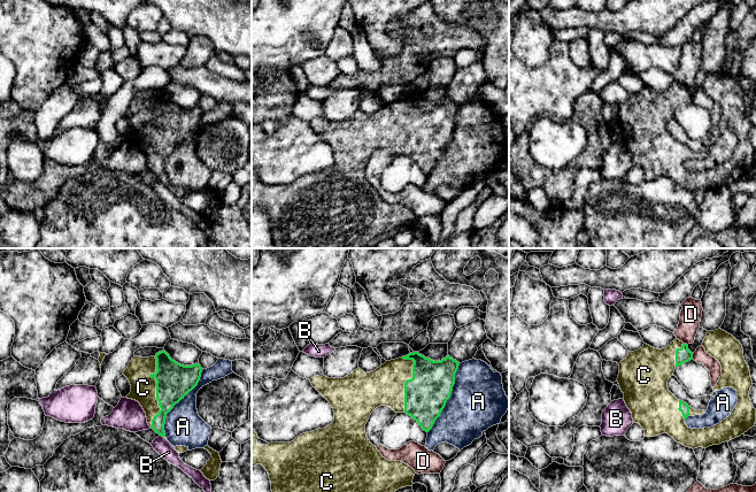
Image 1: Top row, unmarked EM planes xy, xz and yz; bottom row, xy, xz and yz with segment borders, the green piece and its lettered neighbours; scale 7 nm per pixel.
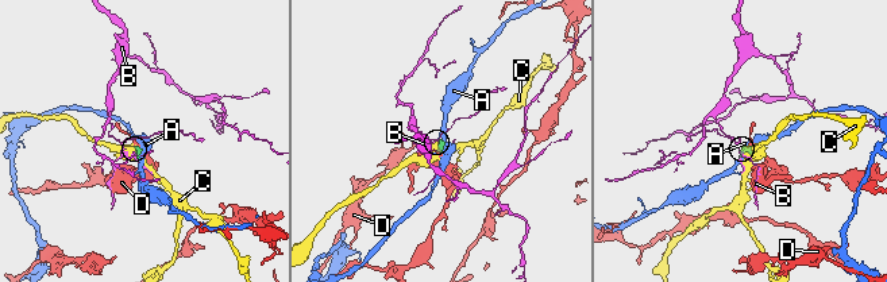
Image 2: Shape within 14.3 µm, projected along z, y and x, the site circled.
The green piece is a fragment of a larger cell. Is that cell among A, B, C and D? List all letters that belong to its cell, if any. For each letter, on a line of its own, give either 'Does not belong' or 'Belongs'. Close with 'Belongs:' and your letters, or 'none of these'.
A: Does not belong
B: Does not belong
C: Belongs
D: Does not belong
Belongs: C

